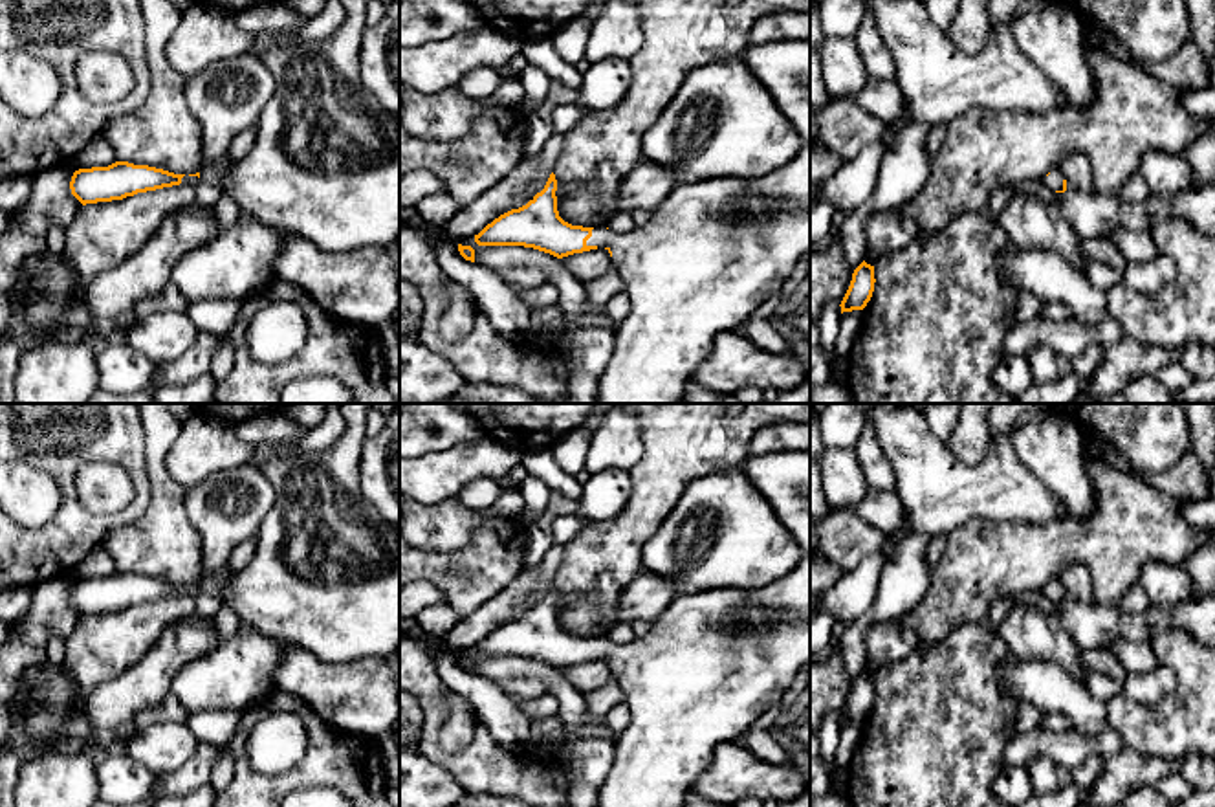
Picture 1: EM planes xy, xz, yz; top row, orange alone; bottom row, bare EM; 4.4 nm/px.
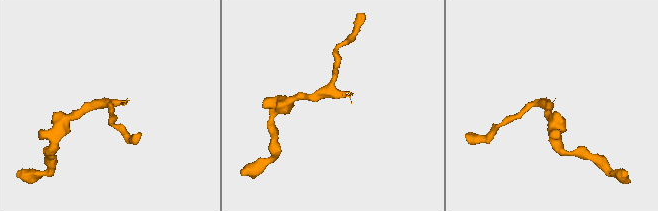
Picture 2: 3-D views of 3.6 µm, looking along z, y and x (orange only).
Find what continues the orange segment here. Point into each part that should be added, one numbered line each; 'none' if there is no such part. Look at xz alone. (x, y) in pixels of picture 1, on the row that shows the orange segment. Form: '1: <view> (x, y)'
1: xz (713, 250)

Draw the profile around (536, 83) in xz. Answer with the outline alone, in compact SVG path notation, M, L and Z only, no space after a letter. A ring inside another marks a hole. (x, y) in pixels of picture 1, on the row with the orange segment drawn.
M531 64L519 72L517 79L524 86L526 97L515 108L528 116L531 105L544 103L552 83L537 66Z

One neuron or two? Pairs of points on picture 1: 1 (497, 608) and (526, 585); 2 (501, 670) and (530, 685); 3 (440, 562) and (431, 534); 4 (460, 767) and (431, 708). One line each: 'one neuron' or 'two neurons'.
1: one neuron
2: two neurons
3: two neurons
4: one neuron

